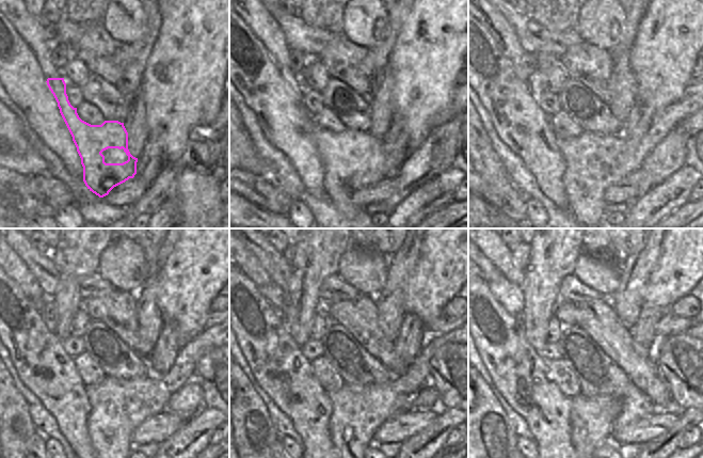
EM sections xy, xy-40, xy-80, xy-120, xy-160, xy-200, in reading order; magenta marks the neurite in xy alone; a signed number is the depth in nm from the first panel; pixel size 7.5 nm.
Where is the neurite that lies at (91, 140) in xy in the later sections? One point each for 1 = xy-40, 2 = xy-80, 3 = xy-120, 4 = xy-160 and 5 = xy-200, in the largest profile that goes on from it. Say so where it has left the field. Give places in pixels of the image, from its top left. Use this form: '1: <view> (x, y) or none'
1: xy-40 (341, 180)
2: xy-80 (585, 180)
3: xy-120 (110, 424)
4: xy-160 (353, 422)
5: xy-200 (591, 420)

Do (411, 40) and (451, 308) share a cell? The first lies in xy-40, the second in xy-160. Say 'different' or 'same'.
different

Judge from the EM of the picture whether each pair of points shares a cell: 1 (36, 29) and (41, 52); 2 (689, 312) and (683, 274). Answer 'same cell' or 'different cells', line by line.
1: same cell
2: different cells

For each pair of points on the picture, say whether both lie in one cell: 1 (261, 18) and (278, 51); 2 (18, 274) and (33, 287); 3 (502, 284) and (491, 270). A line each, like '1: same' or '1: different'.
1: same
2: same
3: different

